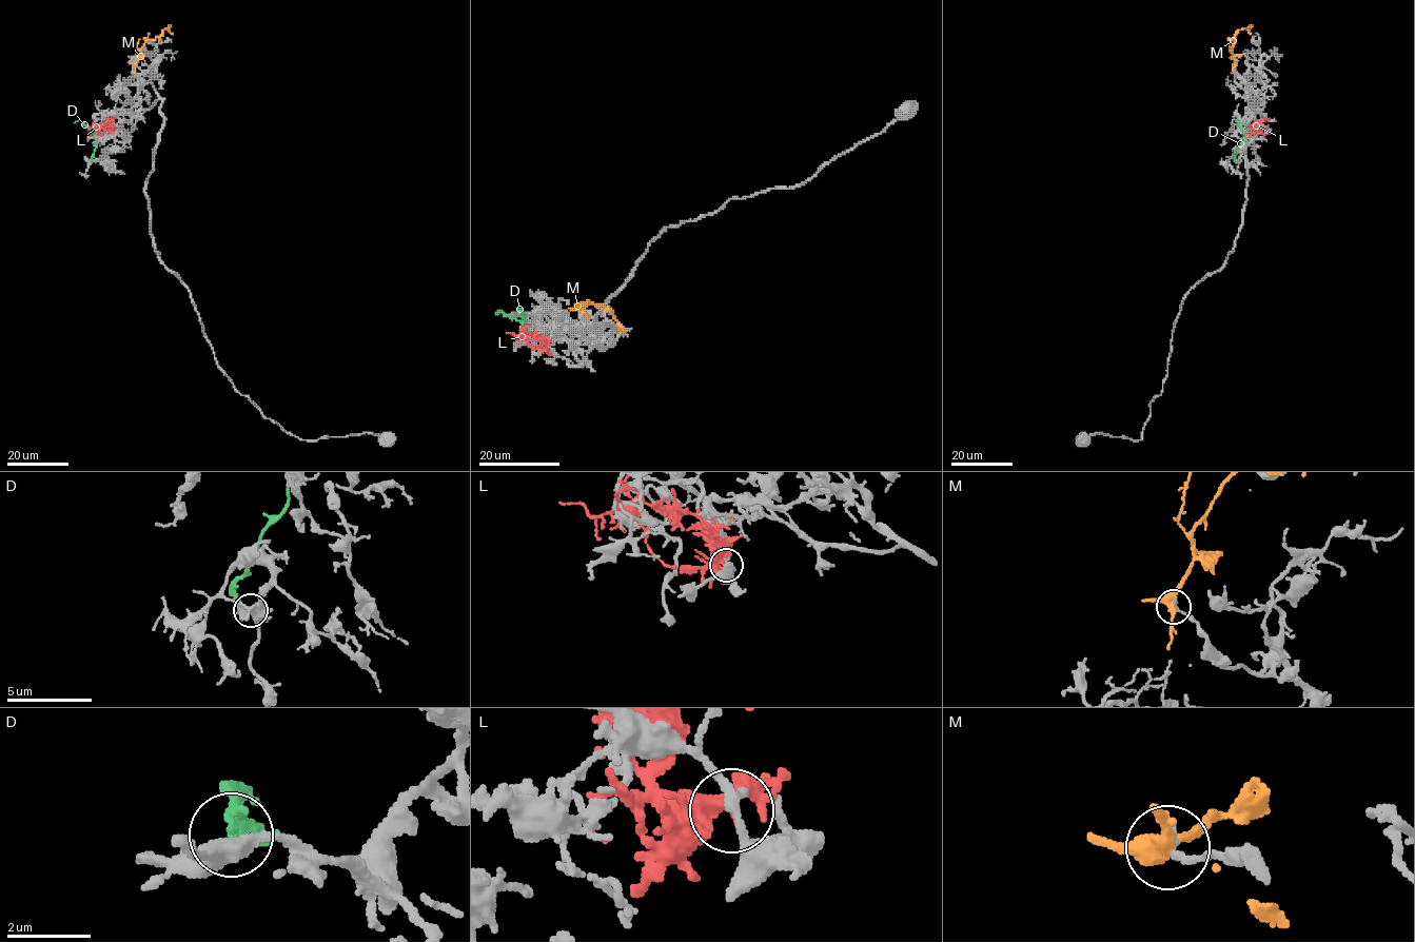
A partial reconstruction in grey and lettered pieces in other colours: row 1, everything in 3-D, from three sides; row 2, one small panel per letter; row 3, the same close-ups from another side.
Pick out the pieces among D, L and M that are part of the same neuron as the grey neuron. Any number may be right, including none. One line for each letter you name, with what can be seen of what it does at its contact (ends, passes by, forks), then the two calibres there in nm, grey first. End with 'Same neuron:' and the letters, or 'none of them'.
Same neuron: none of them

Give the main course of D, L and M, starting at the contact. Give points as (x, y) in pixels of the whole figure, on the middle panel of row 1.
D: (519, 313), (519, 309), (526, 321), (499, 311), (496, 314)
L: (547, 347), (539, 336), (525, 333), (528, 344), (534, 348)
M: (577, 310), (583, 303), (598, 305), (610, 310), (626, 330)

